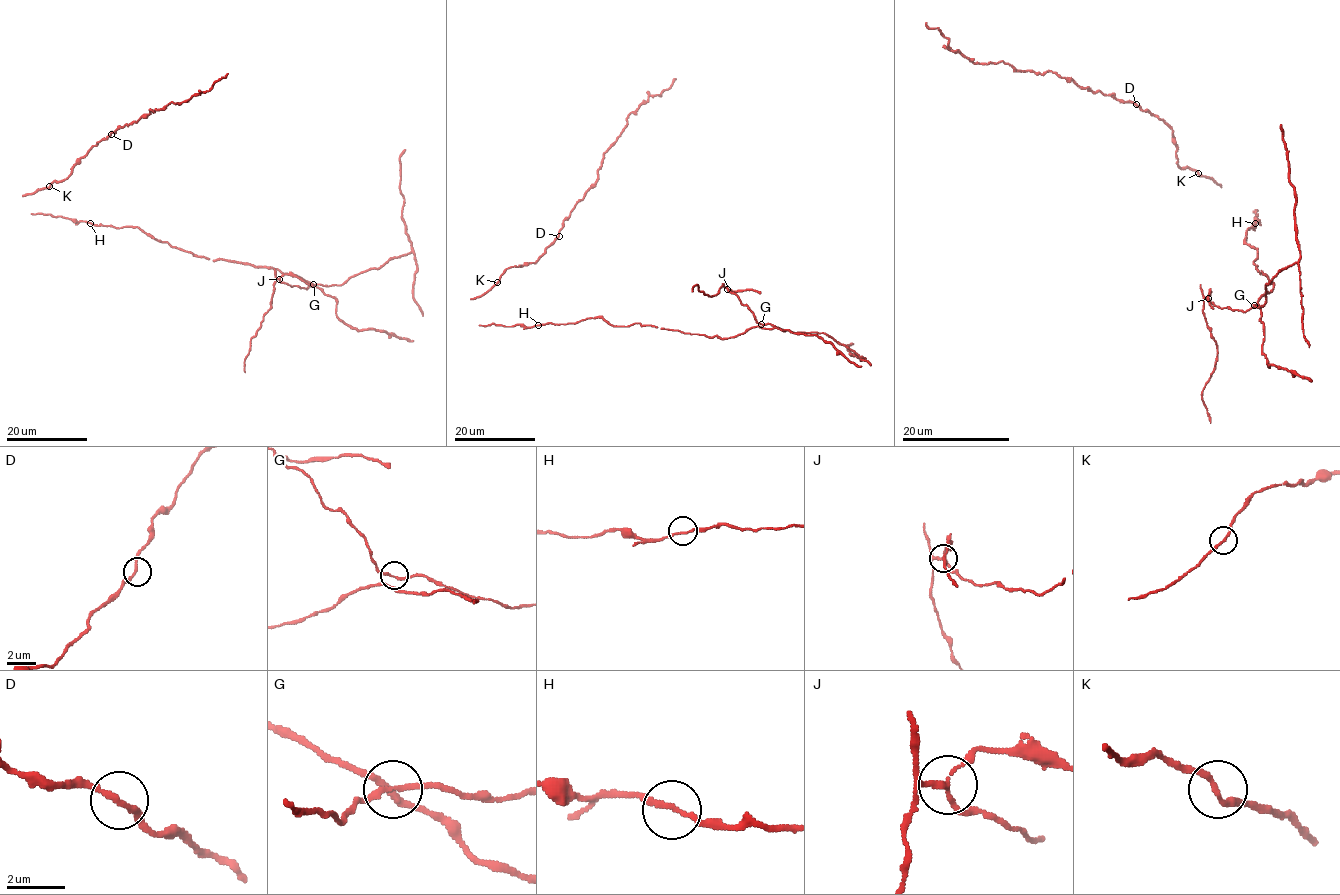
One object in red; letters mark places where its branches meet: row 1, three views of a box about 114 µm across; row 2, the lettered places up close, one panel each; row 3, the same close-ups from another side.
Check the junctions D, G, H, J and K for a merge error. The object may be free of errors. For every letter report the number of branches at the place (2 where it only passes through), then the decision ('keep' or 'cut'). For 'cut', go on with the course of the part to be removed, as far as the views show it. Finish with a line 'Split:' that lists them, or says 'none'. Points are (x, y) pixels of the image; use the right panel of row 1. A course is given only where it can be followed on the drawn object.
D: 2 branches meet; keep
G: 4 branches meet; keep
H: 2 branches meet; keep
J: 3 branches meet; cut; foreign part runs (1208, 297), (1204, 299), (1202, 314), (1211, 336), (1216, 342), (1217, 355), (1215, 370), (1201, 395), (1211, 423)
K: 2 branches meet; keep
Split: J

